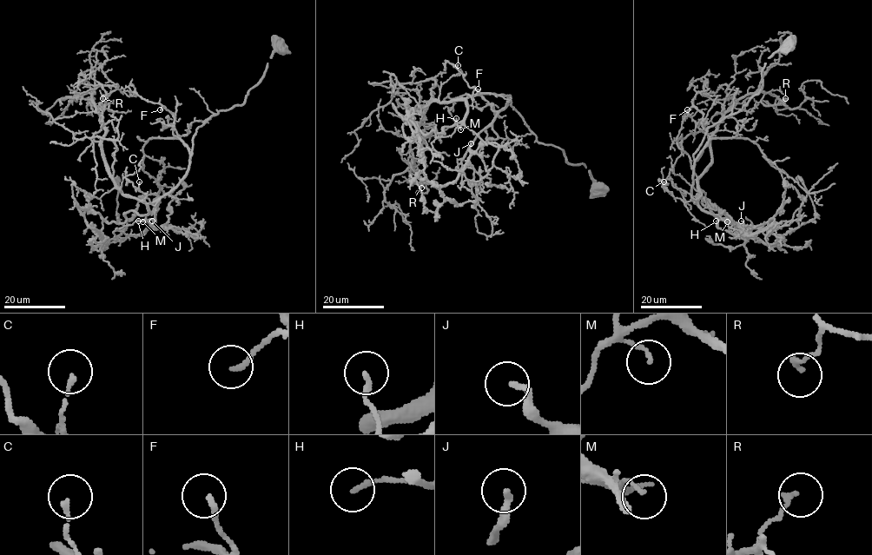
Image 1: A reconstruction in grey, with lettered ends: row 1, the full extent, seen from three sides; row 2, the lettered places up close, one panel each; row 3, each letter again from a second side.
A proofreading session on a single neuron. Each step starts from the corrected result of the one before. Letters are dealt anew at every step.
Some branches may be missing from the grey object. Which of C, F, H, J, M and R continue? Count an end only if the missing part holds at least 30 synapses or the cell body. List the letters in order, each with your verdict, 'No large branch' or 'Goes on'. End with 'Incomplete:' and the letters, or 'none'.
C: No large branch
F: No large branch
H: Goes on
J: No large branch
M: No large branch
R: No large branch
Incomplete: H

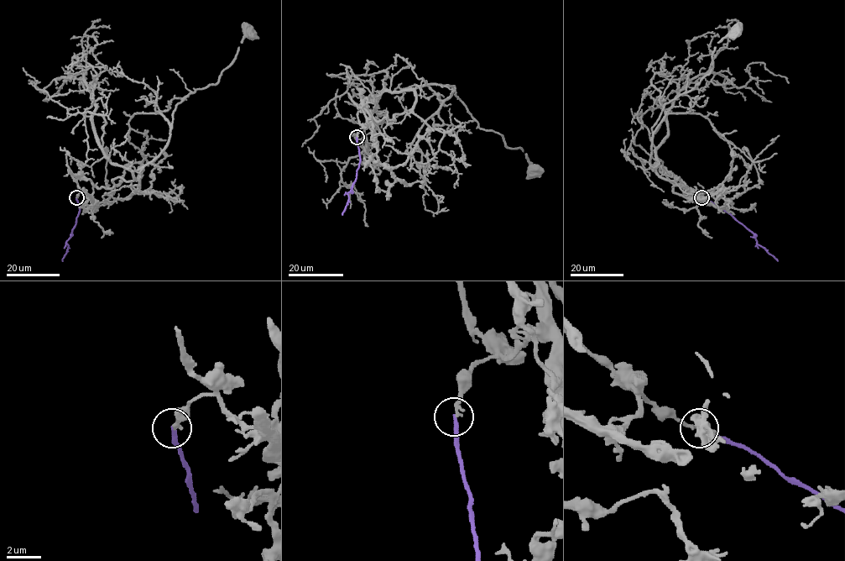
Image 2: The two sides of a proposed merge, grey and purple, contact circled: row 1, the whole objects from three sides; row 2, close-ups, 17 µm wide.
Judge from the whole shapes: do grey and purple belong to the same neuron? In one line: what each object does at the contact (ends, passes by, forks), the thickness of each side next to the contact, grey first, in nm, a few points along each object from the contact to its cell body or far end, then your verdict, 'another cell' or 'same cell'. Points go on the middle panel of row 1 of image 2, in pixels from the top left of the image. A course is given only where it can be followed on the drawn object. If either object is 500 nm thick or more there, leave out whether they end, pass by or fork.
grey ends there; purple ends there; 200 nm thick on the grey side, 180 nm on the other; grey runs (357, 137), (359, 111), (395, 120), (412, 107), (417, 87), (448, 85), (480, 128), (526, 153), (533, 172); purple runs (356, 137), (360, 165), (352, 189), (346, 194), (348, 200), (342, 214); another cell

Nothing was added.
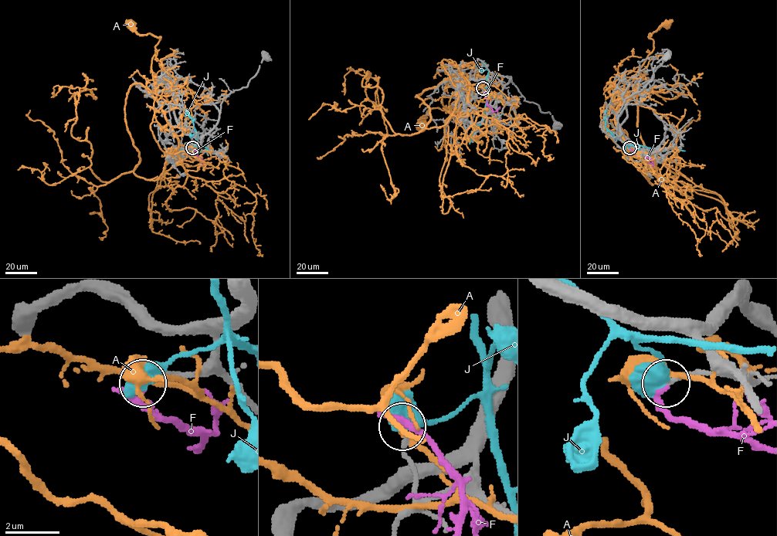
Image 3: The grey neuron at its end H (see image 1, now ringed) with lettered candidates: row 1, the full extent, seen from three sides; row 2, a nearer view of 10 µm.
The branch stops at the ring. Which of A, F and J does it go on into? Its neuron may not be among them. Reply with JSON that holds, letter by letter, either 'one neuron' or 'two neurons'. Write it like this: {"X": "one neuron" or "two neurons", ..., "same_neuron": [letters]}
{"A": "two neurons", "F": "two neurons", "J": "two neurons", "same_neuron": []}

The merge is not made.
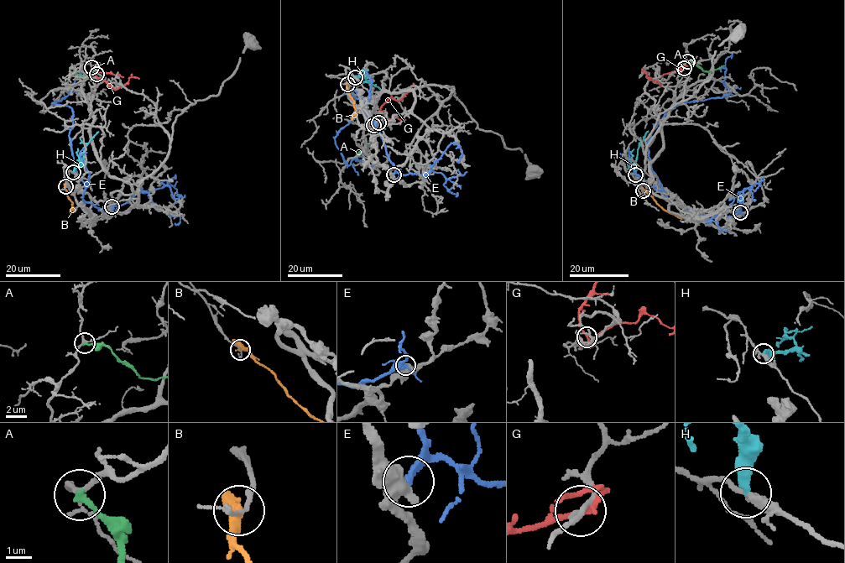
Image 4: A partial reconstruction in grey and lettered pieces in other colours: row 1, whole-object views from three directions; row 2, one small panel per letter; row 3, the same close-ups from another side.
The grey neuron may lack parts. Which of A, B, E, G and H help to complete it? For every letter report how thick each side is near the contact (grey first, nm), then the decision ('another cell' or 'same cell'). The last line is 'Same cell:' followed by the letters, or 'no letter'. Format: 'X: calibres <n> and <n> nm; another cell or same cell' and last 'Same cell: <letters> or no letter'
A: calibres 170 and 220 nm; another cell
B: calibres 140 and 400 nm; another cell
E: calibres 500 and 360 nm; another cell
G: calibres 180 and 220 nm; another cell
H: calibres 320 and 340 nm; another cell
Same cell: no letter

